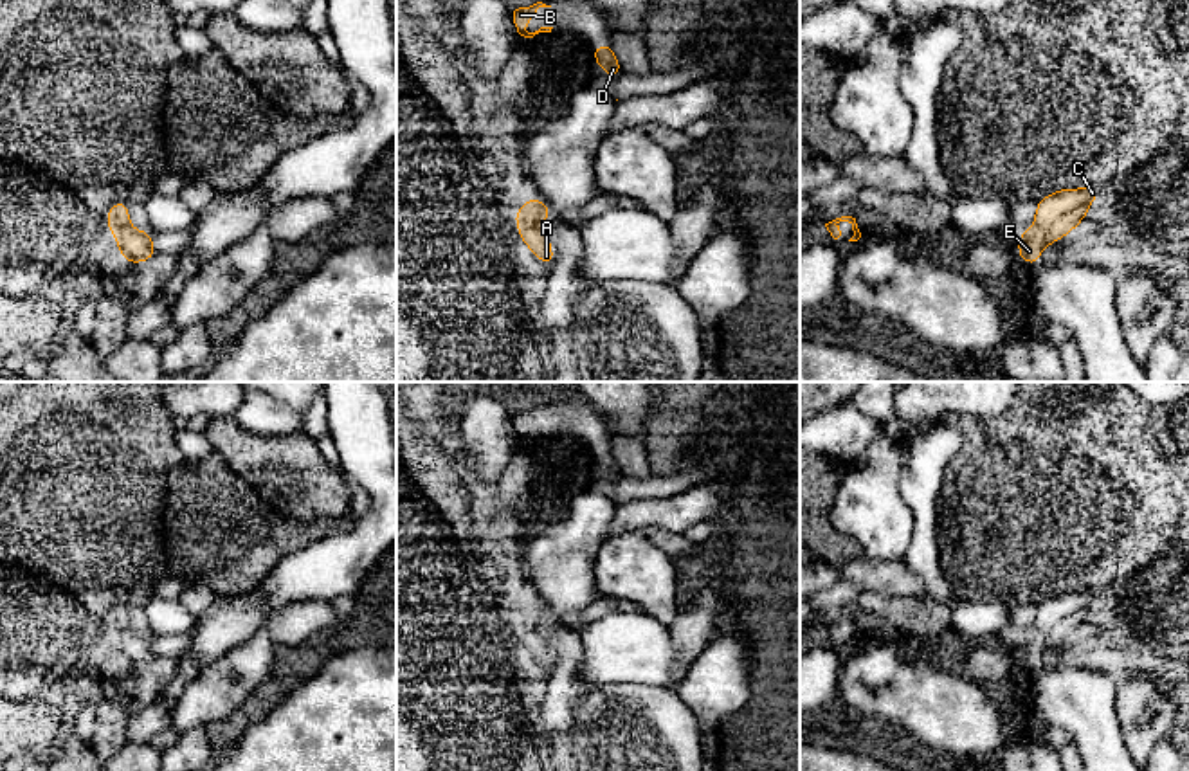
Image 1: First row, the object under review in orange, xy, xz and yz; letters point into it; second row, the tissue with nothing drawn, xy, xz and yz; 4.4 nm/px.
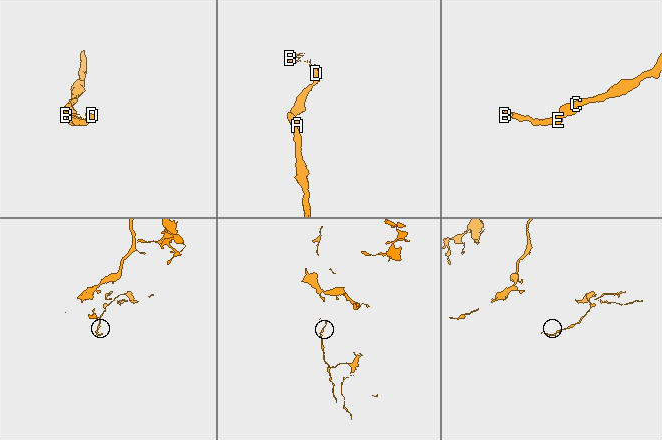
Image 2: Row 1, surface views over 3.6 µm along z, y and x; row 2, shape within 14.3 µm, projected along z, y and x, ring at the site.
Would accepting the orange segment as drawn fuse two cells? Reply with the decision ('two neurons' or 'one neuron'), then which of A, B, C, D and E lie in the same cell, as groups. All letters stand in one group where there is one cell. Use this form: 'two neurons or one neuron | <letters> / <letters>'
one neuron | A B C D E

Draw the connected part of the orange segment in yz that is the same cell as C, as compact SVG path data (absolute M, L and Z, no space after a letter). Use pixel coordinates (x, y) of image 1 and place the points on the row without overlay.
M1101 591L1063 593L1038 605L1034 630L1021 634L1016 649L1021 665L1036 668L1047 647L1061 643L1086 621L1086 611L1099 600Z

